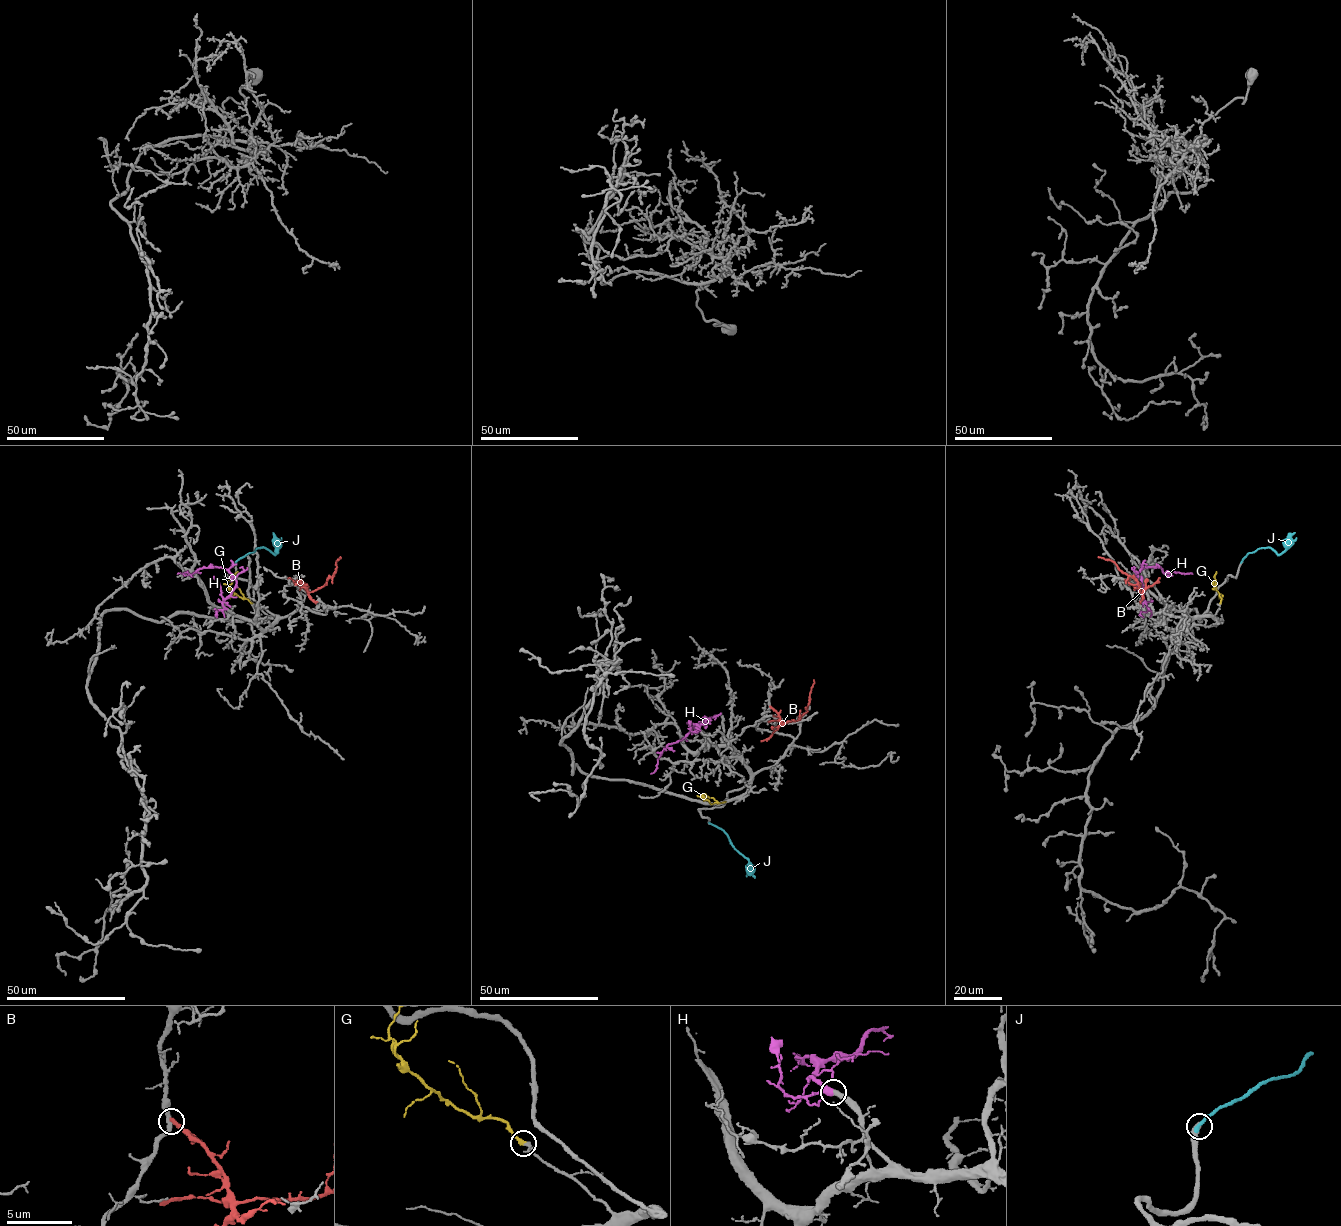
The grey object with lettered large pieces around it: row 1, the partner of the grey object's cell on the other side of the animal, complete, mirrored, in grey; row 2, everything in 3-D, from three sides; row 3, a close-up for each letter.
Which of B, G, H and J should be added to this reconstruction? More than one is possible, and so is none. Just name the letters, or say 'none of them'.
G, H

